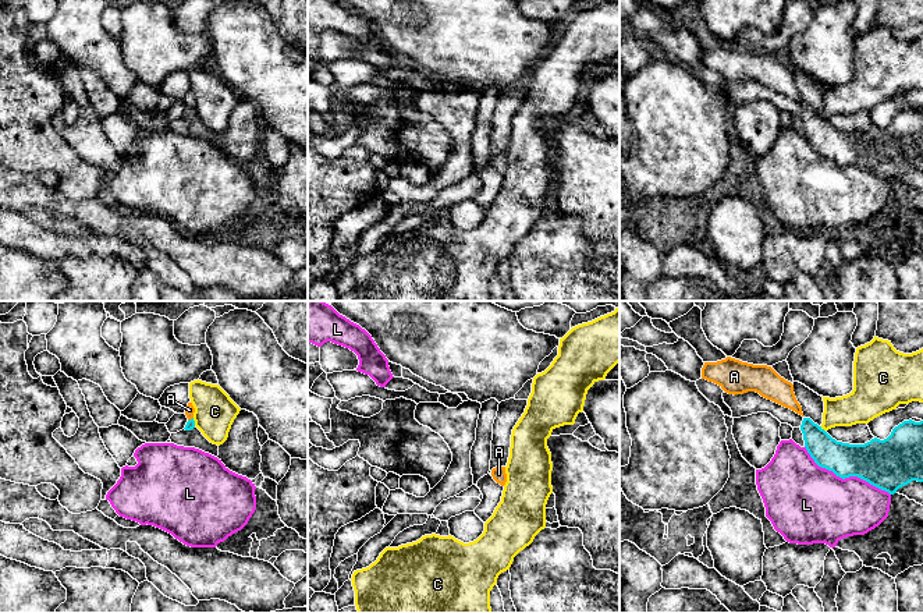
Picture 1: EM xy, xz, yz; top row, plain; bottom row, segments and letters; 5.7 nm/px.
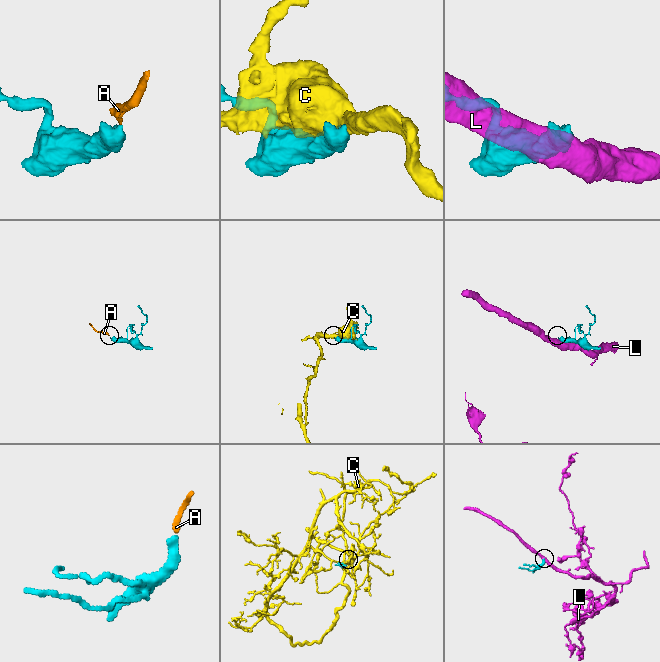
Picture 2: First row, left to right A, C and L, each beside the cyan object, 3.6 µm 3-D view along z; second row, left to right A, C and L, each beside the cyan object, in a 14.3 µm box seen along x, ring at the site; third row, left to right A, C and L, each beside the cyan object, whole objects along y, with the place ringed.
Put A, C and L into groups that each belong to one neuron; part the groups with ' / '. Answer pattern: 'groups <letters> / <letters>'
groups A / C / L

